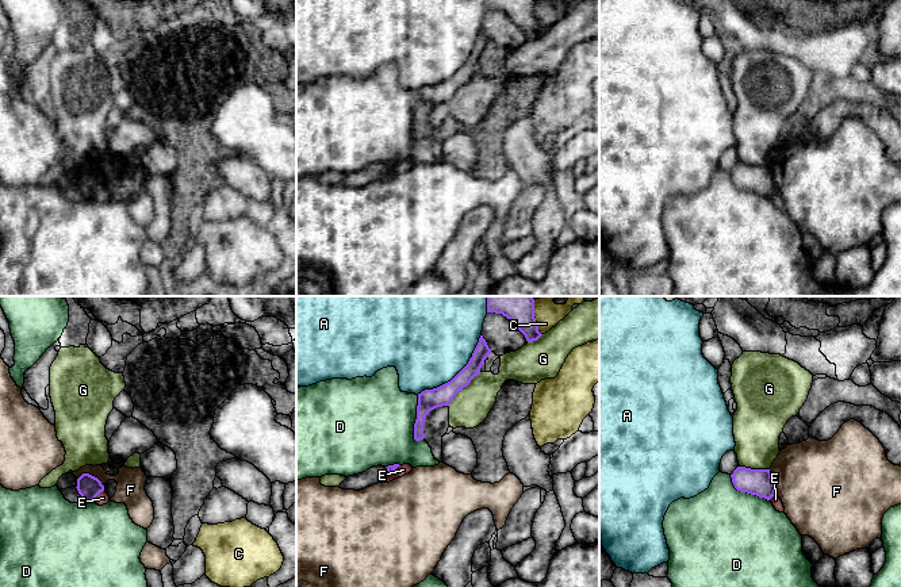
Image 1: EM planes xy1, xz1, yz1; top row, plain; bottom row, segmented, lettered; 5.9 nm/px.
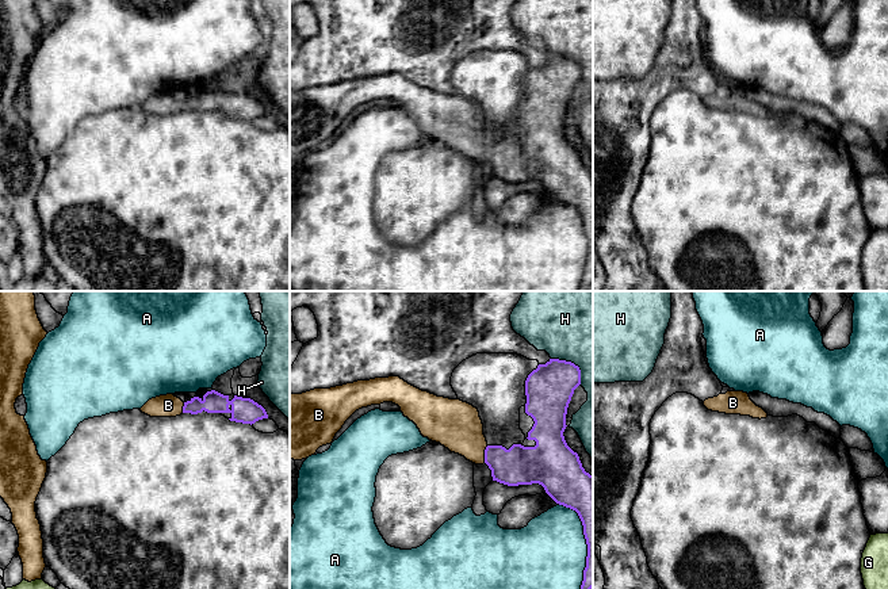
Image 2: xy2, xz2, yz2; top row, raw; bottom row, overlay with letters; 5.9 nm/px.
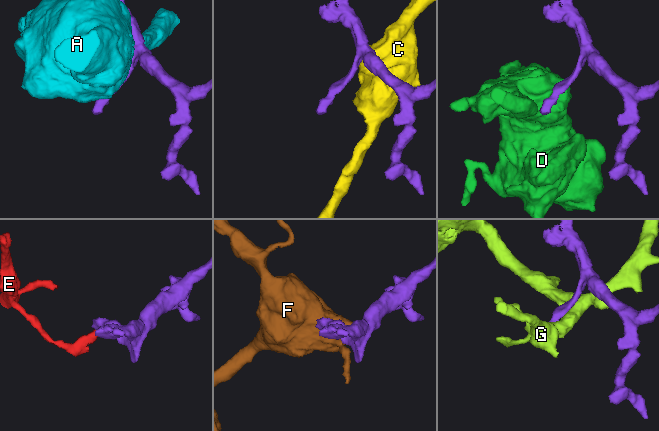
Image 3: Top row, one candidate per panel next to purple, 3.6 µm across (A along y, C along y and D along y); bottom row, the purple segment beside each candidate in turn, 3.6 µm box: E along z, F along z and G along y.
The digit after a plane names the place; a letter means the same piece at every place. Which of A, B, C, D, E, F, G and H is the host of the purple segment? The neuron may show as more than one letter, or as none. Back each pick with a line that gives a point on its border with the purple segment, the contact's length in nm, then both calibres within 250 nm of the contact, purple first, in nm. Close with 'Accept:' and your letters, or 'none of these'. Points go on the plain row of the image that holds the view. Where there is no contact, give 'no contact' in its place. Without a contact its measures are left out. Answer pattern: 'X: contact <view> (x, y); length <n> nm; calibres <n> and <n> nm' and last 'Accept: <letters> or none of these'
B: contact xz2 (485, 150); length 110 nm; calibres 240 and 280 nm
Accept: B

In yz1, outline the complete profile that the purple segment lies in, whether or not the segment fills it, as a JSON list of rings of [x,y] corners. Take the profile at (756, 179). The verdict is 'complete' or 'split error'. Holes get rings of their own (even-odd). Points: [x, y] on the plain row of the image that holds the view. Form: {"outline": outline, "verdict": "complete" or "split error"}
{"outline": [[[737,164],[731,172],[735,185],[770,197],[775,189],[775,183],[770,166],[751,166]]], "verdict": "complete"}

